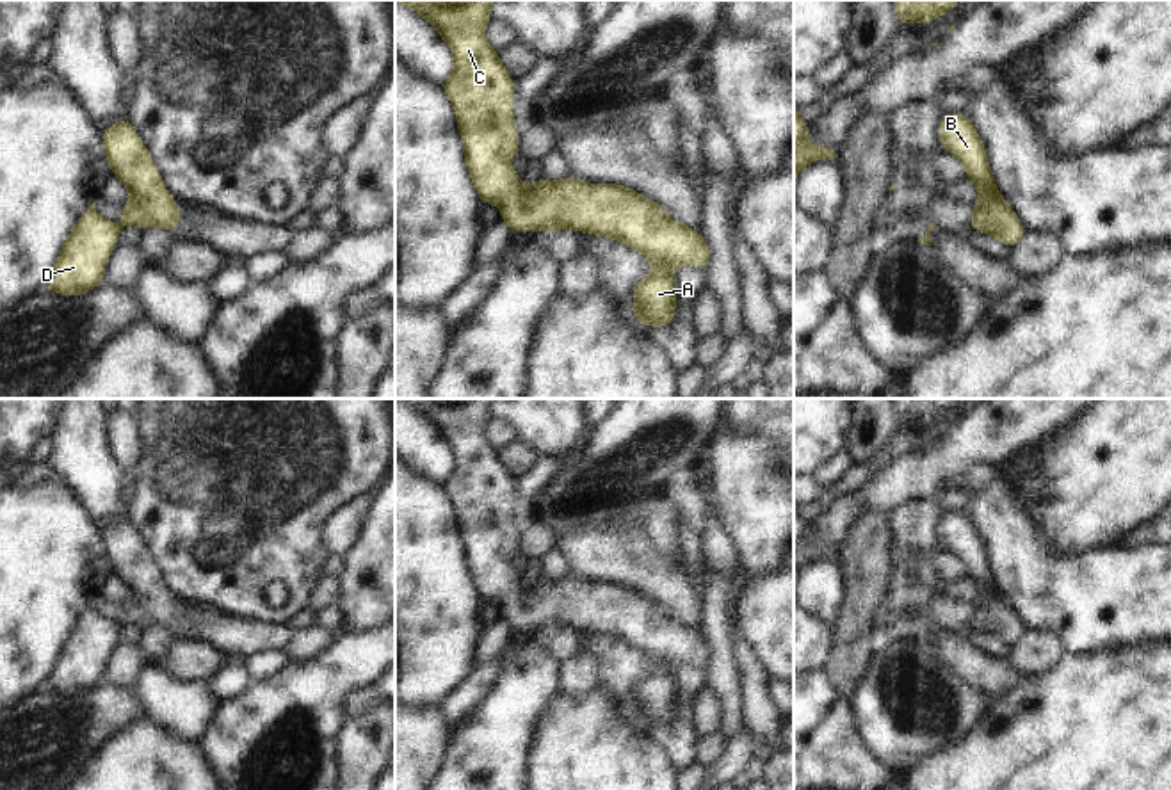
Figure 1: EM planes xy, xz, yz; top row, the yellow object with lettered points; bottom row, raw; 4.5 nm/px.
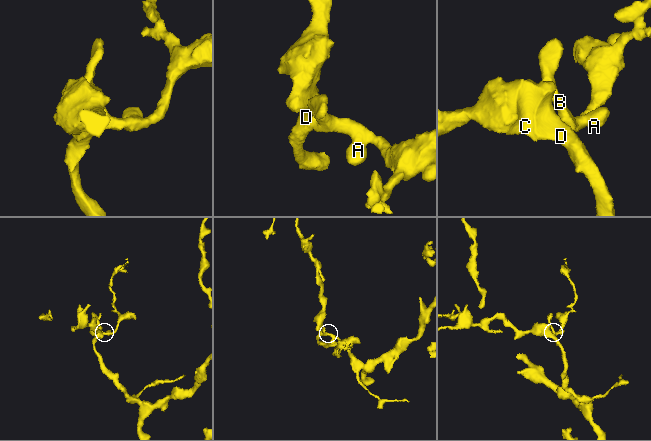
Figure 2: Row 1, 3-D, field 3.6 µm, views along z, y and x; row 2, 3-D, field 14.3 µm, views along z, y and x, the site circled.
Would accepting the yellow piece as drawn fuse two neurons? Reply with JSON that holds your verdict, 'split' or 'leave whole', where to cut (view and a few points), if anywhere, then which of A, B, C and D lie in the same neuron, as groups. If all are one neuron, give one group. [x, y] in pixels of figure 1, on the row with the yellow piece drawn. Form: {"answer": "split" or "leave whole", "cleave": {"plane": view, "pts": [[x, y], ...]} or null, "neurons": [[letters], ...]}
{"answer": "leave whole", "cleave": null, "neurons": [["A", "B", "C", "D"]]}

